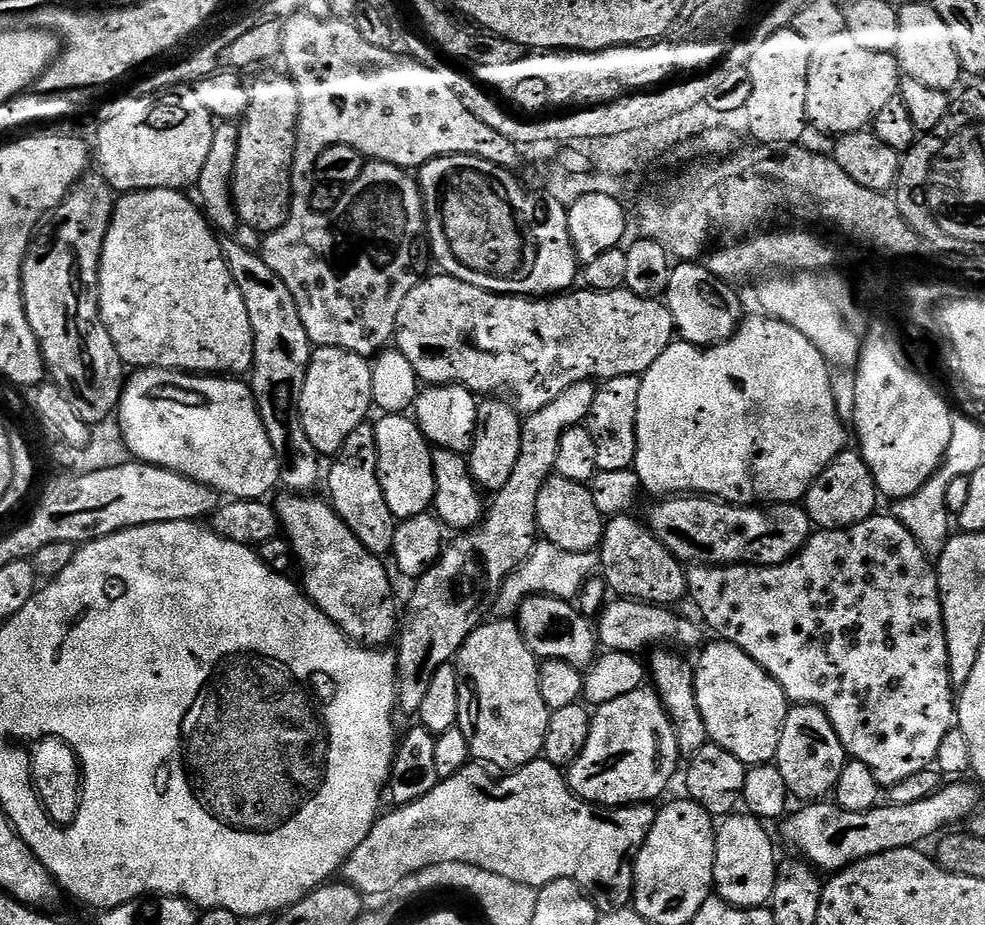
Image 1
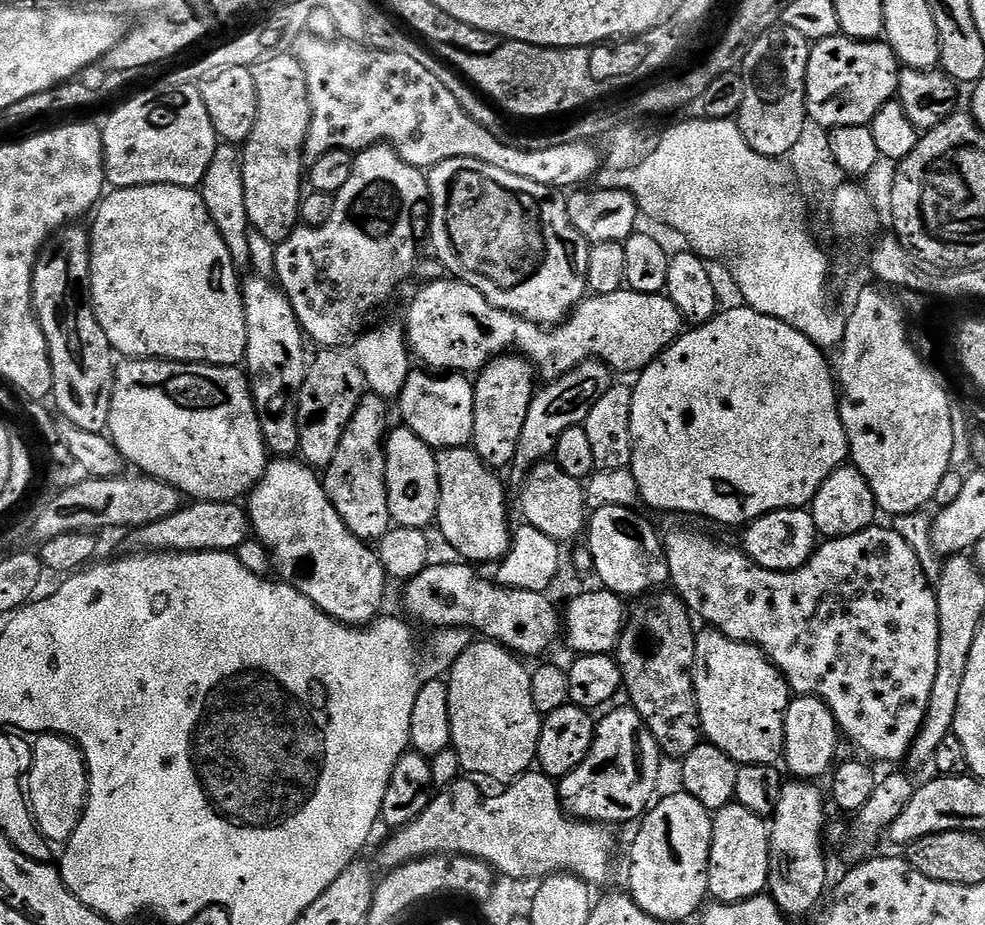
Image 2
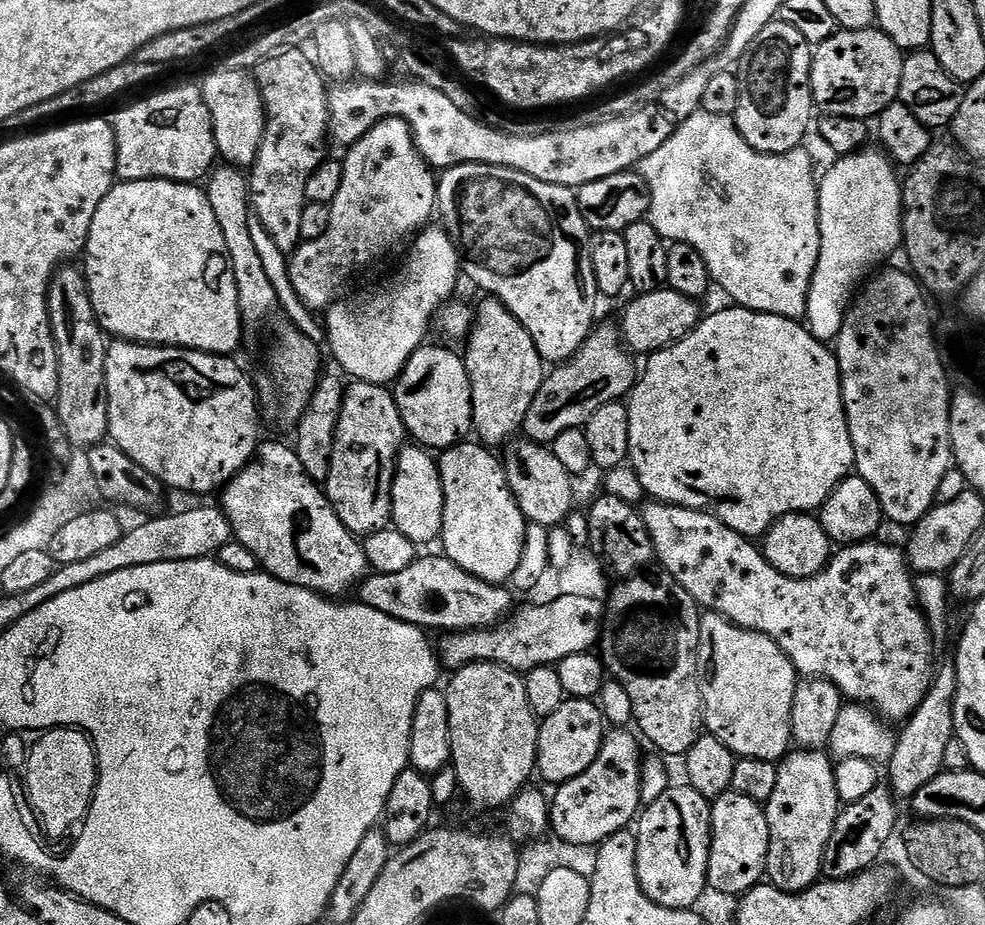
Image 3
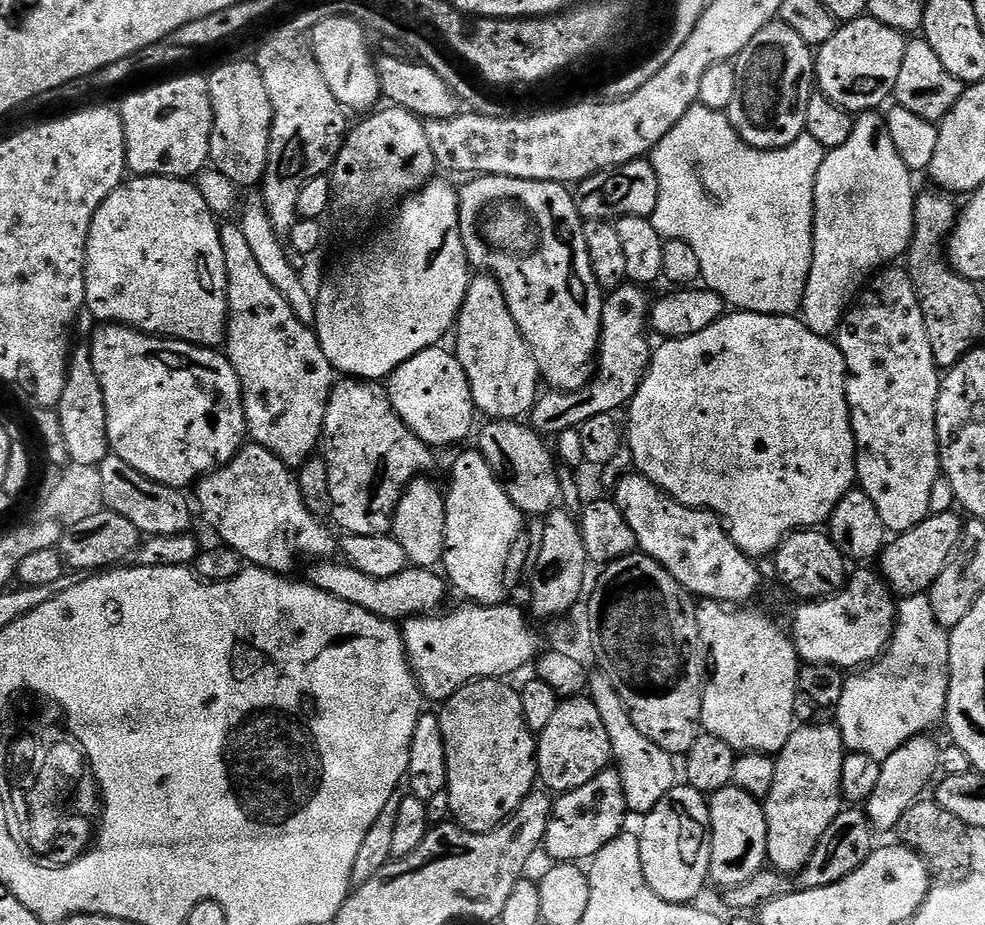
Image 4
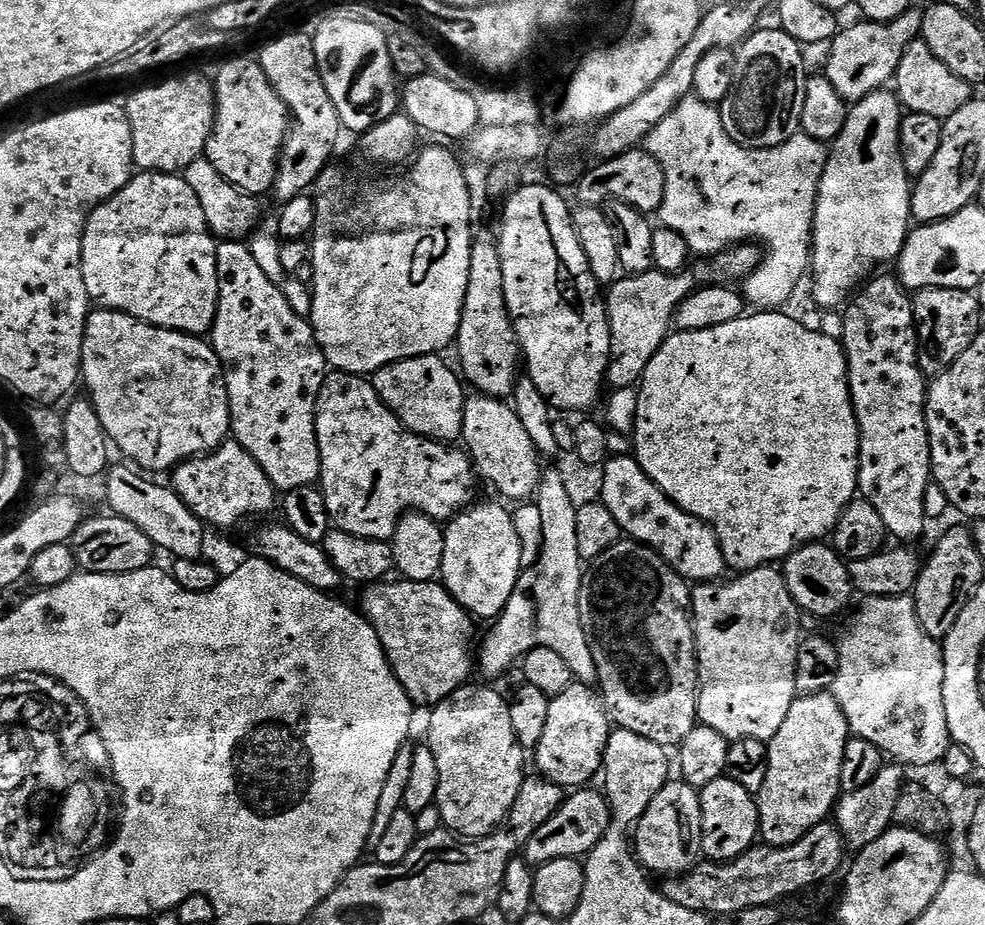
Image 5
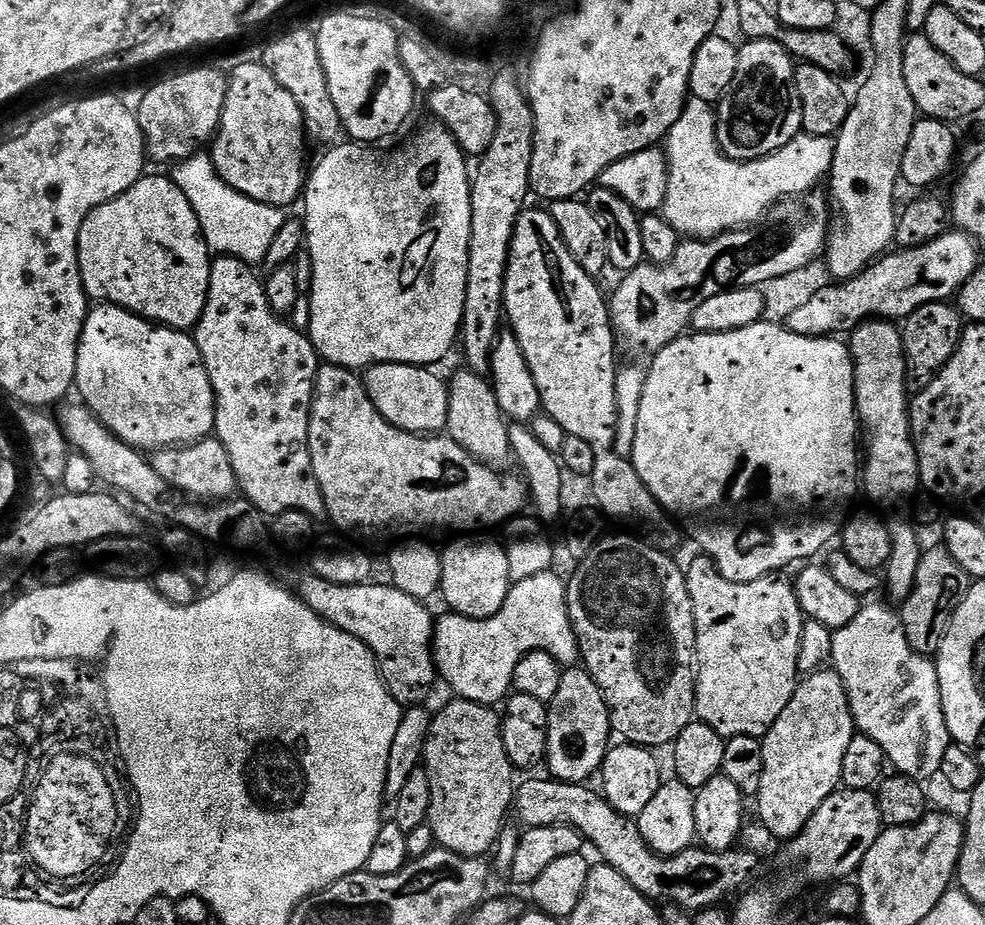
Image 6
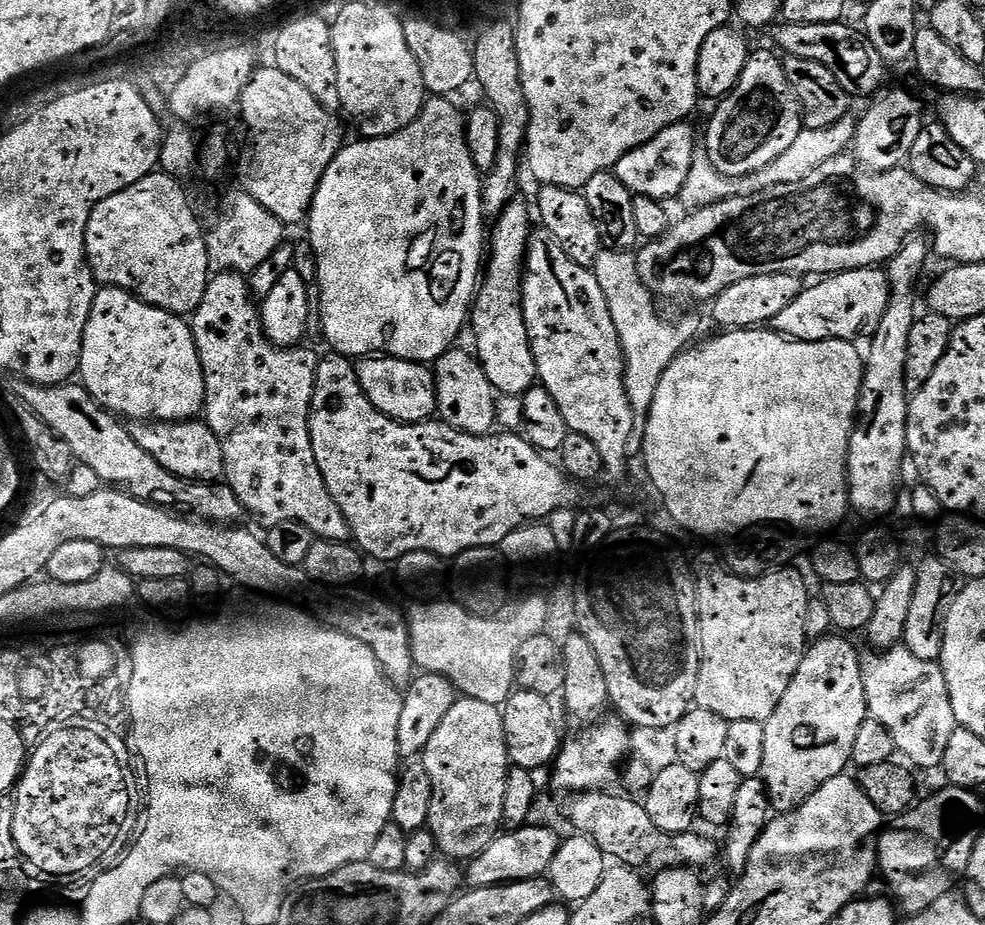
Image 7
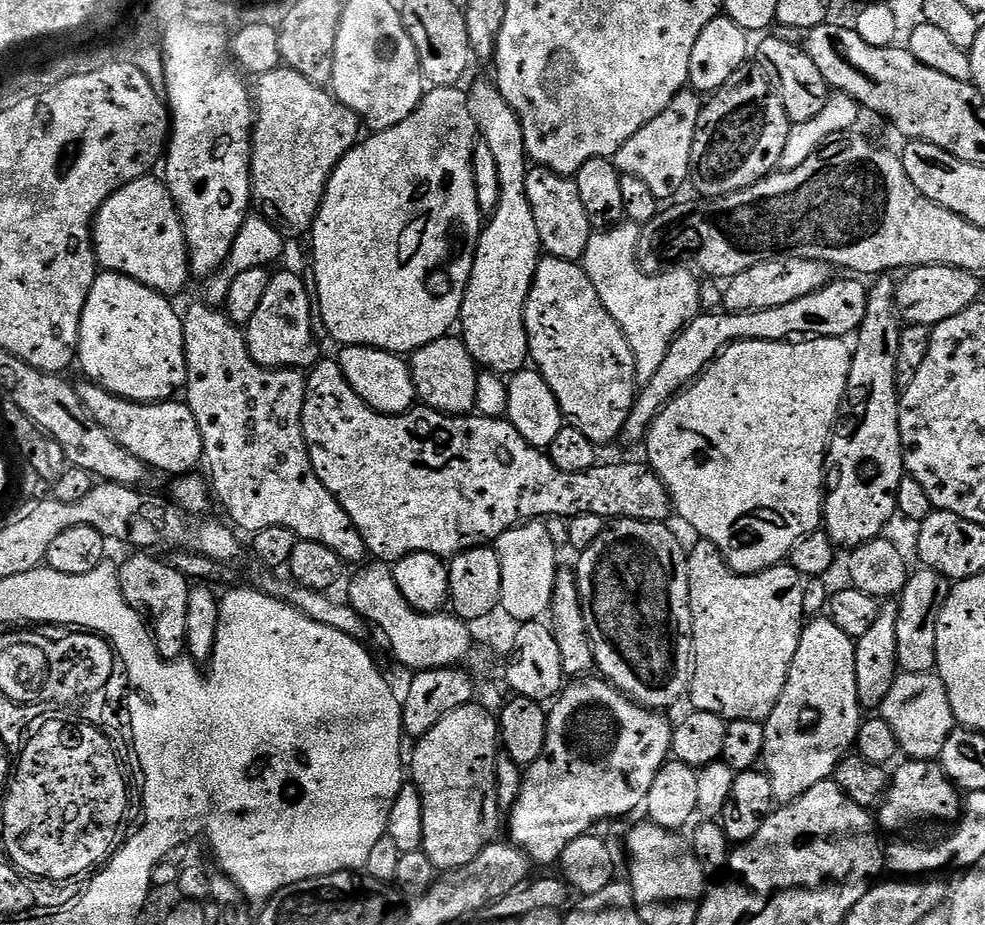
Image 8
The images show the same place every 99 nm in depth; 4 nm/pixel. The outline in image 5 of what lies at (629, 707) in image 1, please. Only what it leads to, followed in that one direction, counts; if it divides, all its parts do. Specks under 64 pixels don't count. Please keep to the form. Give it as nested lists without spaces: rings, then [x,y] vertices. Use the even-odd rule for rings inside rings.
[[[576,790],[565,799],[560,809],[531,836],[522,849],[522,856],[529,865],[539,866],[558,858],[584,858],[594,850],[599,840],[613,827],[612,809],[603,791]]]

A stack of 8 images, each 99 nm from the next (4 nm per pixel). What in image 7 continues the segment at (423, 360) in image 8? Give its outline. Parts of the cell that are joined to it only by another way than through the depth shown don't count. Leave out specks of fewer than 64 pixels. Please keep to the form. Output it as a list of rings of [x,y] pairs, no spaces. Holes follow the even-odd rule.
[[[453,346],[434,361],[434,377],[436,380],[436,412],[443,423],[459,432],[487,436],[497,427],[496,398],[490,378],[486,378],[486,370],[482,370],[480,361],[471,351],[463,352],[460,346]]]

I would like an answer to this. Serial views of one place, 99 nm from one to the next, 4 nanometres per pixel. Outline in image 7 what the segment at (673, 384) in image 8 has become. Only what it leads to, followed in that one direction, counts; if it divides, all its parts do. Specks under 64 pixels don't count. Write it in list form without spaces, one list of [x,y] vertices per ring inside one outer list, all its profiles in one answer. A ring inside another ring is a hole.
[[[879,267],[856,268],[852,272],[833,272],[831,276],[826,276],[812,282],[812,285],[805,287],[778,314],[770,321],[771,331],[779,332],[788,337],[789,340],[852,340],[863,330],[880,319],[886,306],[888,305],[888,274],[887,271]]]

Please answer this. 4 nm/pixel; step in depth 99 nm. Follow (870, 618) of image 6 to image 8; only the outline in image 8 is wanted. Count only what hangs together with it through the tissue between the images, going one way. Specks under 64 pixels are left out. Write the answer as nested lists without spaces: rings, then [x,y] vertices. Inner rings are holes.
[[[901,671],[896,677],[890,694],[880,703],[879,719],[885,720],[894,730],[894,738],[900,744],[900,752],[913,760],[936,760],[946,746],[953,728],[957,727],[956,716],[952,713],[946,686],[939,675],[932,672]]]

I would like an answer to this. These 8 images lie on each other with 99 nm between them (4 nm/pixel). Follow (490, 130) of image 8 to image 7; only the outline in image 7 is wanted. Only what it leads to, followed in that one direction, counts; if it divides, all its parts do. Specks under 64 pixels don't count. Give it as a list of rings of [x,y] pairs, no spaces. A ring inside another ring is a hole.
[[[513,198],[495,217],[493,224],[496,225],[490,228],[486,267],[470,309],[470,328],[472,324],[472,336],[476,339],[474,355],[499,395],[523,397],[538,380],[522,303],[524,258],[528,254],[528,239],[534,231],[534,220],[532,224],[528,208],[520,198]]]

